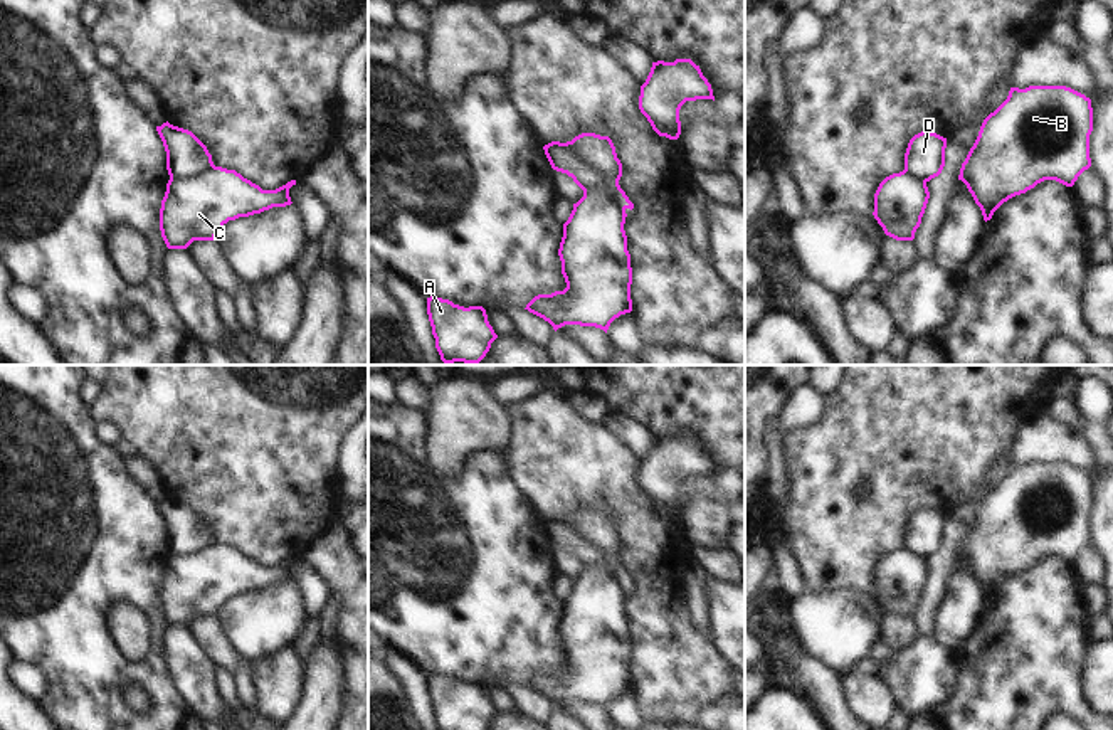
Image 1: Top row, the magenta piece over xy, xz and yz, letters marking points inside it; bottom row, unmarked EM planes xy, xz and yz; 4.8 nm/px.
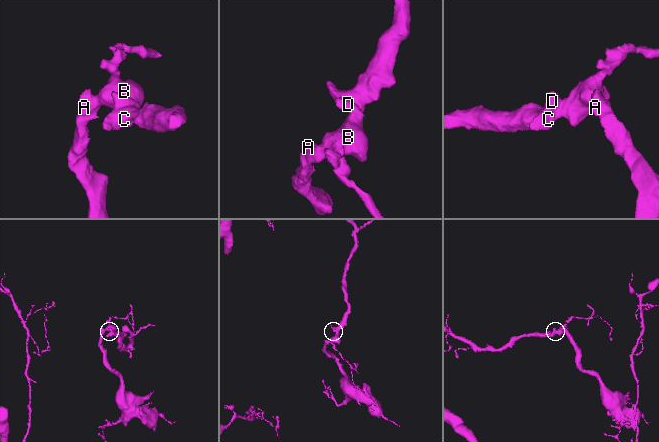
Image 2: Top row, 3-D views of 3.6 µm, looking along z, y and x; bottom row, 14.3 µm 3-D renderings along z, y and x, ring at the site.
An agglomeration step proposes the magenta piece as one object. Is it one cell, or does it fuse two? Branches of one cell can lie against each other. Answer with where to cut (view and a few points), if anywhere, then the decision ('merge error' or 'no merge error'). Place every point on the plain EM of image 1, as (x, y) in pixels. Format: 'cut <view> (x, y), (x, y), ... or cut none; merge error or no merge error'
cut xz (560, 520), (579, 530), (612, 562), (617, 562); merge error

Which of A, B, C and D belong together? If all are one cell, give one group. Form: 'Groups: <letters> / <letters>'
Groups: A B C / D.

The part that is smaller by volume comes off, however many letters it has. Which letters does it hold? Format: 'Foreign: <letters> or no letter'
Foreign: D

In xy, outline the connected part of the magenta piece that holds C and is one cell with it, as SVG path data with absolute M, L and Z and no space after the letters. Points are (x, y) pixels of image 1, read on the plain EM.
M215 543L188 557L170 555L160 585L161 614L168 626L187 626L193 617L214 617L229 597L261 590L272 584L291 582L289 565L293 562L296 562L296 557L276 567L262 567L235 547L222 543Z

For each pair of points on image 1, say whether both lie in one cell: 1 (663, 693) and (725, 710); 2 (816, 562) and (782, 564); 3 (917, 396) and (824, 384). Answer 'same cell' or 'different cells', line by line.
1: different cells
2: different cells
3: different cells

